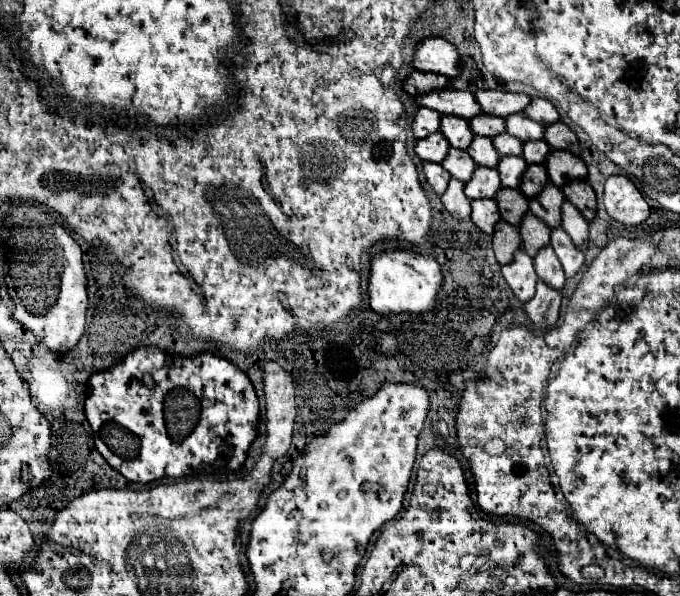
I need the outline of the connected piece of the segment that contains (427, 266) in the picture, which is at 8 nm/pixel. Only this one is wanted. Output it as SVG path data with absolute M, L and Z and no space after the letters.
M385 250L371 260L367 288L369 306L379 314L423 314L433 308L441 282L443 274L433 256L423 256L409 250Z

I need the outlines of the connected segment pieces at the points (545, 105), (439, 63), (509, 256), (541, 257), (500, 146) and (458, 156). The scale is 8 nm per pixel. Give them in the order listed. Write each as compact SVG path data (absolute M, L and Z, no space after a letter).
M531 98L531 104L523 110L525 116L529 116L531 120L547 126L559 120L559 114L555 110L555 106L547 100L547 98Z
M425 38L417 44L413 56L413 68L423 72L443 74L447 78L459 74L459 52L443 38Z
M499 220L493 232L493 250L499 260L499 264L509 264L513 260L513 254L521 248L521 236L519 230L505 220Z
M547 244L547 246L543 246L539 250L539 254L533 258L533 264L535 264L537 276L543 282L547 282L549 286L553 286L557 290L563 288L563 284L565 284L565 272L563 272L561 262L559 262L557 254L553 252L551 244Z
M501 132L499 136L495 136L493 146L501 156L509 156L509 154L521 156L521 152L523 152L523 142L519 142L515 136L511 136L507 132Z
M449 148L441 166L461 182L471 180L471 174L475 170L475 162L471 160L471 156L465 150L455 150L455 148Z

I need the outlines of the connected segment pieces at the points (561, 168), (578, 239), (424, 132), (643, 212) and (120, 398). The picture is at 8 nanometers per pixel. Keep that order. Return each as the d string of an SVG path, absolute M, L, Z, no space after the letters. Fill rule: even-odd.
M551 150L547 154L545 168L547 168L549 180L559 188L571 180L587 178L587 166L583 164L583 160L567 150Z
M565 200L561 206L561 226L569 232L571 240L577 244L577 248L581 248L581 250L587 248L587 236L589 236L587 220L569 200Z
M417 108L415 116L413 116L413 136L415 138L425 138L429 134L433 134L435 130L439 130L439 120L441 114L429 108Z
M609 176L605 182L605 210L607 214L627 226L637 226L649 216L649 206L641 192L627 176Z
M135 348L131 356L125 356L107 372L95 372L89 378L85 414L101 456L129 482L147 484L163 476L191 476L197 466L217 460L225 466L233 454L235 468L227 470L237 470L245 462L247 448L257 436L259 402L247 374L221 356L203 352L193 358L183 358L167 356L167 352L159 352L159 348ZM145 372L155 380L153 390L143 384ZM171 390L189 390L191 400L187 414L193 414L195 408L195 418L199 418L195 424L189 424L189 434L183 436L181 442L171 440L165 426L163 402Z

